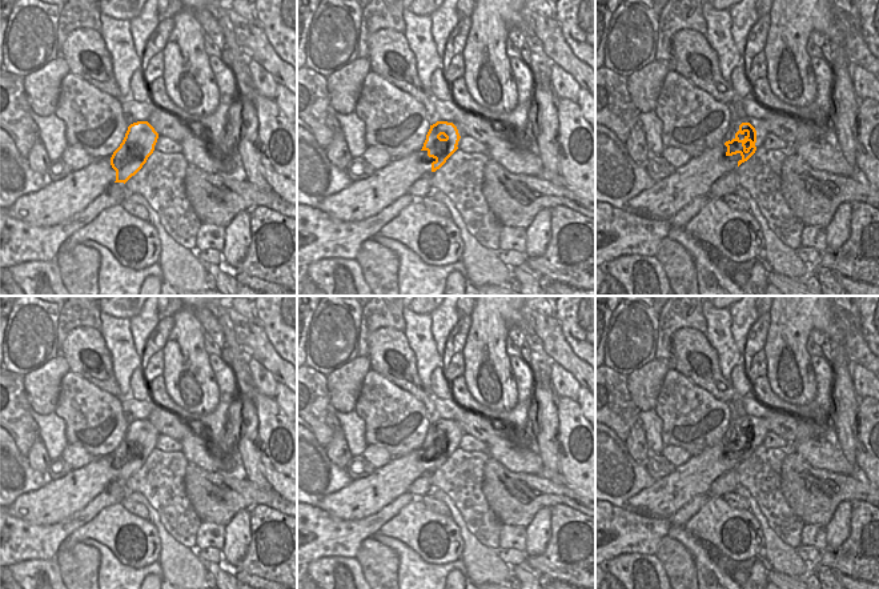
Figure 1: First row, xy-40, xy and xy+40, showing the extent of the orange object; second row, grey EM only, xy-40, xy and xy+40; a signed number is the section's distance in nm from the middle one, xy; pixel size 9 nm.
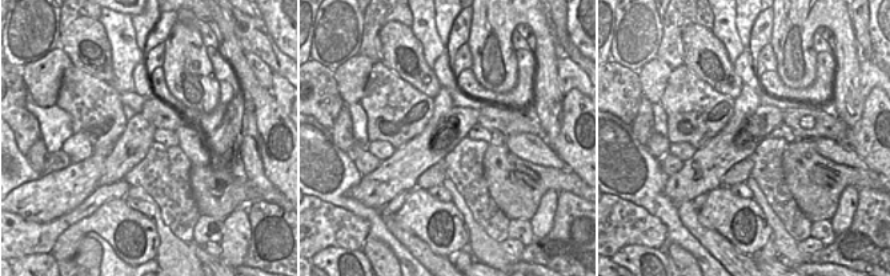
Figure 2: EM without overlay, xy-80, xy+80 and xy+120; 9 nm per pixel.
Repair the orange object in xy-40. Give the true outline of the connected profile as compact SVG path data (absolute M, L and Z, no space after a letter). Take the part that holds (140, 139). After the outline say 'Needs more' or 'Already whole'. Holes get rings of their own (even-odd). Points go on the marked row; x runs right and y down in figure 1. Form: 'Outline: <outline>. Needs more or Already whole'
Outline: M137 121L128 127L125 137L111 157L116 171L115 183L127 183L135 176L153 153L158 133L148 121Z. Already whole.

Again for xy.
Outline: M437 121L430 125L421 151L426 151L428 156L434 159L432 172L440 169L458 149L458 144L463 136L455 121Z. Needs more.

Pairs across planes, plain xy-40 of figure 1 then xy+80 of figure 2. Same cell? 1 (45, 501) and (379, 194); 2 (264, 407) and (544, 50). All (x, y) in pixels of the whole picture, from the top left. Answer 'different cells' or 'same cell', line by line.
1: same cell
2: different cells

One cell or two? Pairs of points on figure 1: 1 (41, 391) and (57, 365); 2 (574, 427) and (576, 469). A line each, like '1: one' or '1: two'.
1: one
2: one

